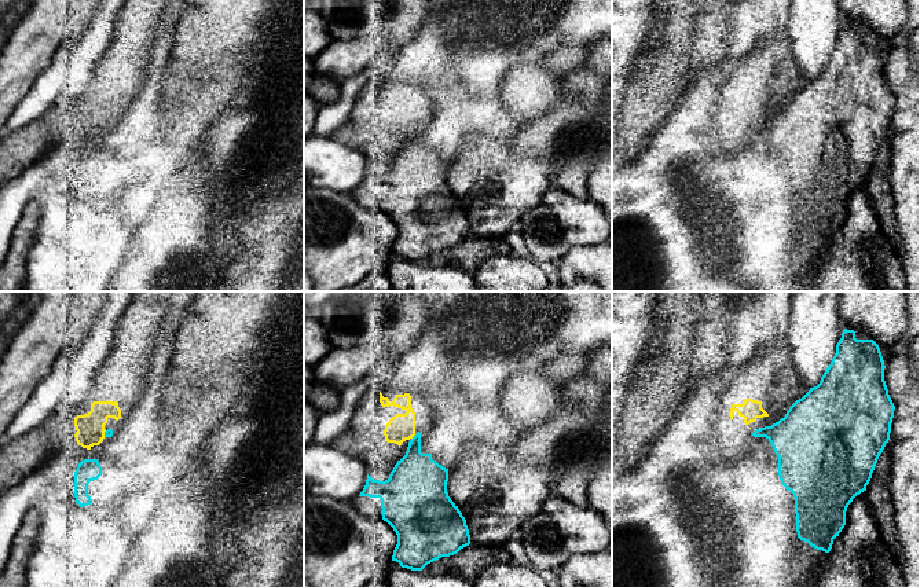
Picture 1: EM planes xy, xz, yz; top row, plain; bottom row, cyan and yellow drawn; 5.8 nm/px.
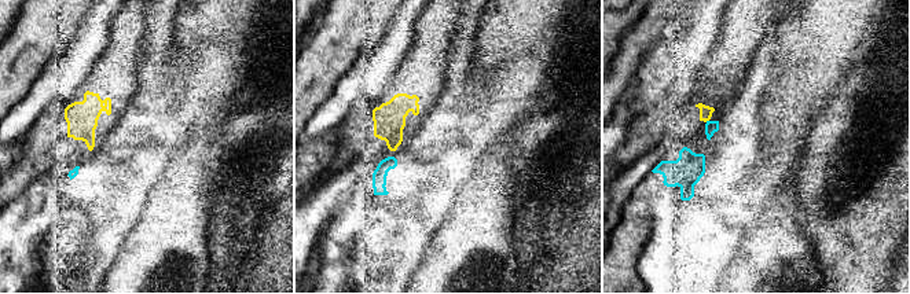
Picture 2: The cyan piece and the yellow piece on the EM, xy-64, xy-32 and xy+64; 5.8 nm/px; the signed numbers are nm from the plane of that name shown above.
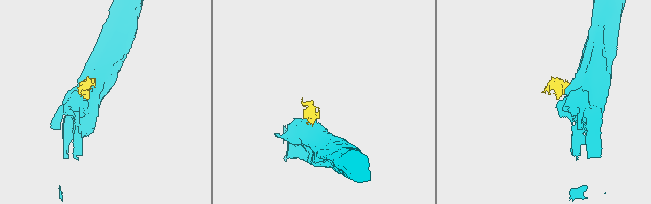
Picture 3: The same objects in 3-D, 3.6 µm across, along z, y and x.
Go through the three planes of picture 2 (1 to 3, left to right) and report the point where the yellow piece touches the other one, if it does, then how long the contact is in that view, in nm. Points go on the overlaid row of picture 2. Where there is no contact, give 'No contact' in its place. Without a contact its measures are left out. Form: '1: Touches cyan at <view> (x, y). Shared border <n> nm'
1: No contact
2: No contact
3: No contact

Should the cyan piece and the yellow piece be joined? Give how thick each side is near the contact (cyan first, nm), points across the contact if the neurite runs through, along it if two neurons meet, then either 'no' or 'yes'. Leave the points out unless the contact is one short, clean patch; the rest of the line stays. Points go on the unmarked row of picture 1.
300/160 nm | along xz (415, 127), (411, 131) | no

